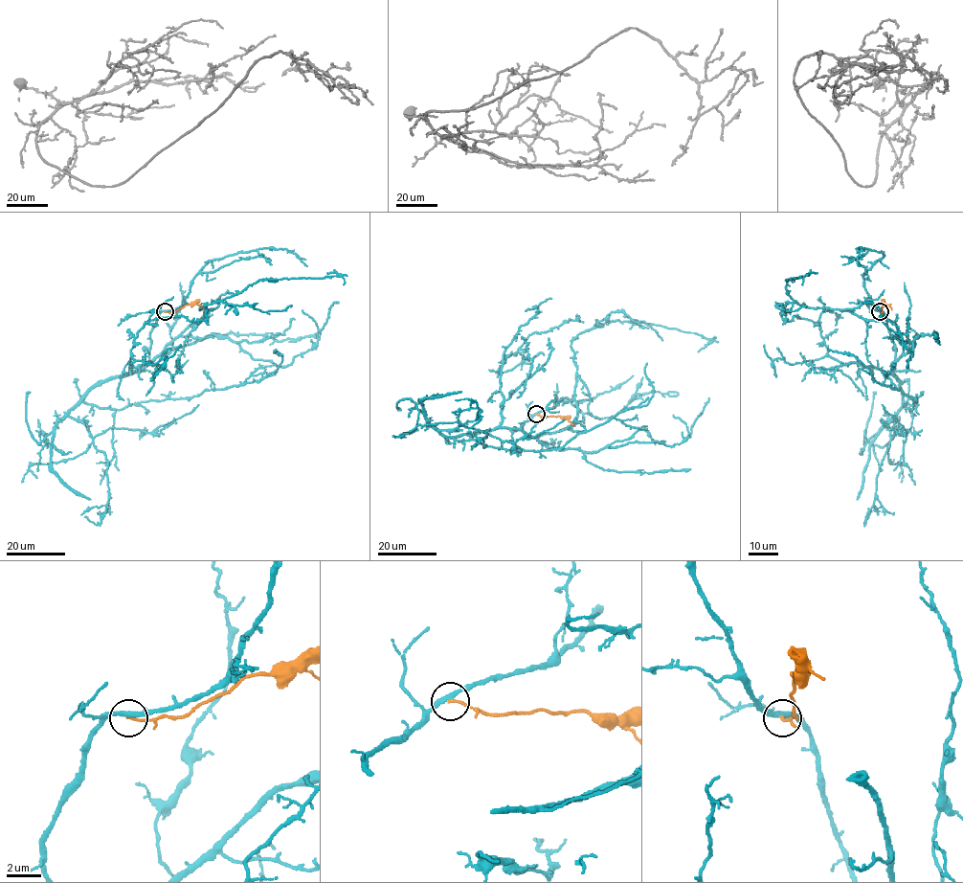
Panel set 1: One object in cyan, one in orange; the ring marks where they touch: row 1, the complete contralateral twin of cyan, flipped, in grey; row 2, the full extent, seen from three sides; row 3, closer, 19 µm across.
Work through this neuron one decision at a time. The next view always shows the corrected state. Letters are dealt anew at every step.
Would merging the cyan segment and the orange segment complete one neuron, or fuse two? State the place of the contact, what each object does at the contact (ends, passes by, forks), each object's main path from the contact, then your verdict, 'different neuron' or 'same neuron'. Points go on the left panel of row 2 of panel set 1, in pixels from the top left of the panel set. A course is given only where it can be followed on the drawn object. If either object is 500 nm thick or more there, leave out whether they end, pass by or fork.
place (165, 311); cyan passes by; orange ends; course cyan (165, 311), (150, 333), (148, 361), (97, 383), (82, 401), (120, 410), (243, 385), (276, 373), (276, 349); course orange (165, 312), (197, 304), (204, 309); different neuron

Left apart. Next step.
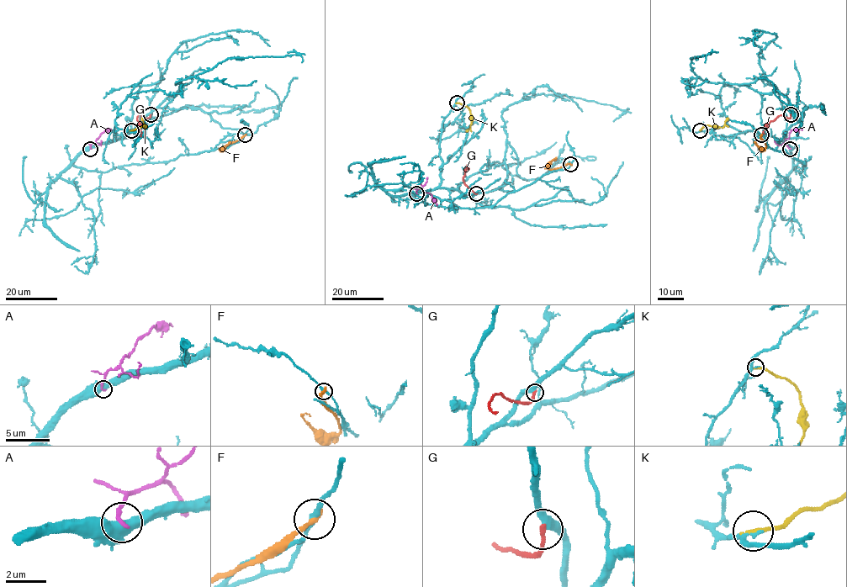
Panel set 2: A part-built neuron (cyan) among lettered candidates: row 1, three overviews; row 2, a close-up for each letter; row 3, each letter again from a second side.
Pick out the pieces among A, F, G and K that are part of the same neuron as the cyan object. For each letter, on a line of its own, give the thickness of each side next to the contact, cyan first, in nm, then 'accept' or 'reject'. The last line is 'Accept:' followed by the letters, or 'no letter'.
A: calibres 550 and 220 nm; reject
F: calibres 180 and 320 nm; reject
G: calibres 400 and 220 nm; reject
K: calibres 200 and 200 nm; reject
Accept: no letter

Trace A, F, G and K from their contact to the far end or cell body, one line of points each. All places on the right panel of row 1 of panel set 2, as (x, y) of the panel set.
A: (790, 149), (785, 141), (789, 133), (791, 129), (802, 129)
F: (761, 135), (765, 147), (759, 147), (754, 142), (757, 142)
G: (791, 115), (790, 118), (778, 116), (770, 121), (762, 136)
K: (699, 130), (708, 125), (722, 127), (727, 118)

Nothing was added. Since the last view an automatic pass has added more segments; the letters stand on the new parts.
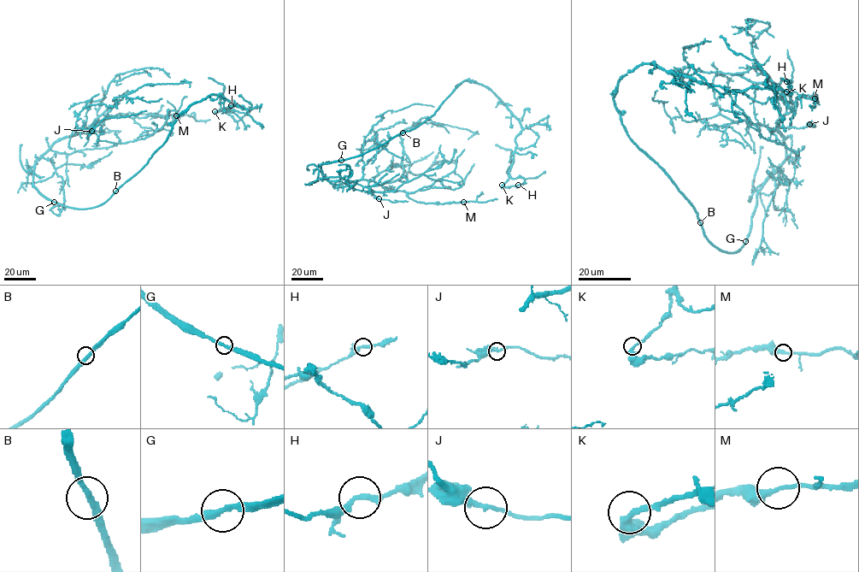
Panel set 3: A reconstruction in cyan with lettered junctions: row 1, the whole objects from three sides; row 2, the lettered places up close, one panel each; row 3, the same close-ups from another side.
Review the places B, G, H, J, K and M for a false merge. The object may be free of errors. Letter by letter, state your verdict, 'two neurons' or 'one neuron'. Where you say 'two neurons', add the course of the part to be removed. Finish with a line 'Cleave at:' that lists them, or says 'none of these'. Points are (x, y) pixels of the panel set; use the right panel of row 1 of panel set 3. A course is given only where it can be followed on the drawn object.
B: one neuron
G: one neuron
H: one neuron
J: one neuron
K: one neuron
M: one neuron
Cleave at: none of these

